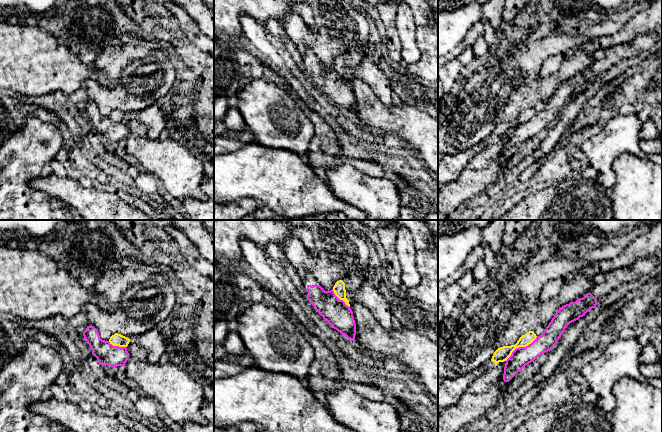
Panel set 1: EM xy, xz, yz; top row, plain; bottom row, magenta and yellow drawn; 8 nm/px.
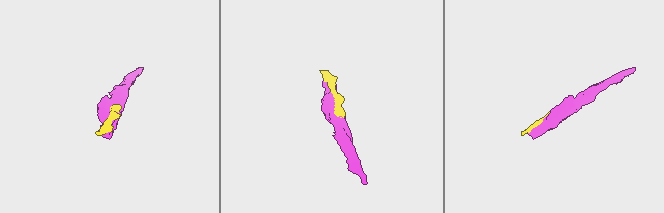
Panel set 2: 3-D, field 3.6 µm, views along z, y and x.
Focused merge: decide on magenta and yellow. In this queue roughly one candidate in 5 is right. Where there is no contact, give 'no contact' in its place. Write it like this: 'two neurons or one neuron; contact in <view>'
two neurons; contact in yz

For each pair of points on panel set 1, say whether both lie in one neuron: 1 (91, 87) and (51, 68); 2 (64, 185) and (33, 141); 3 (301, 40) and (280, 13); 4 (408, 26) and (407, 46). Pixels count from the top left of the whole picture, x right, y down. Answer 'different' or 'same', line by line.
1: different
2: different
3: different
4: same

